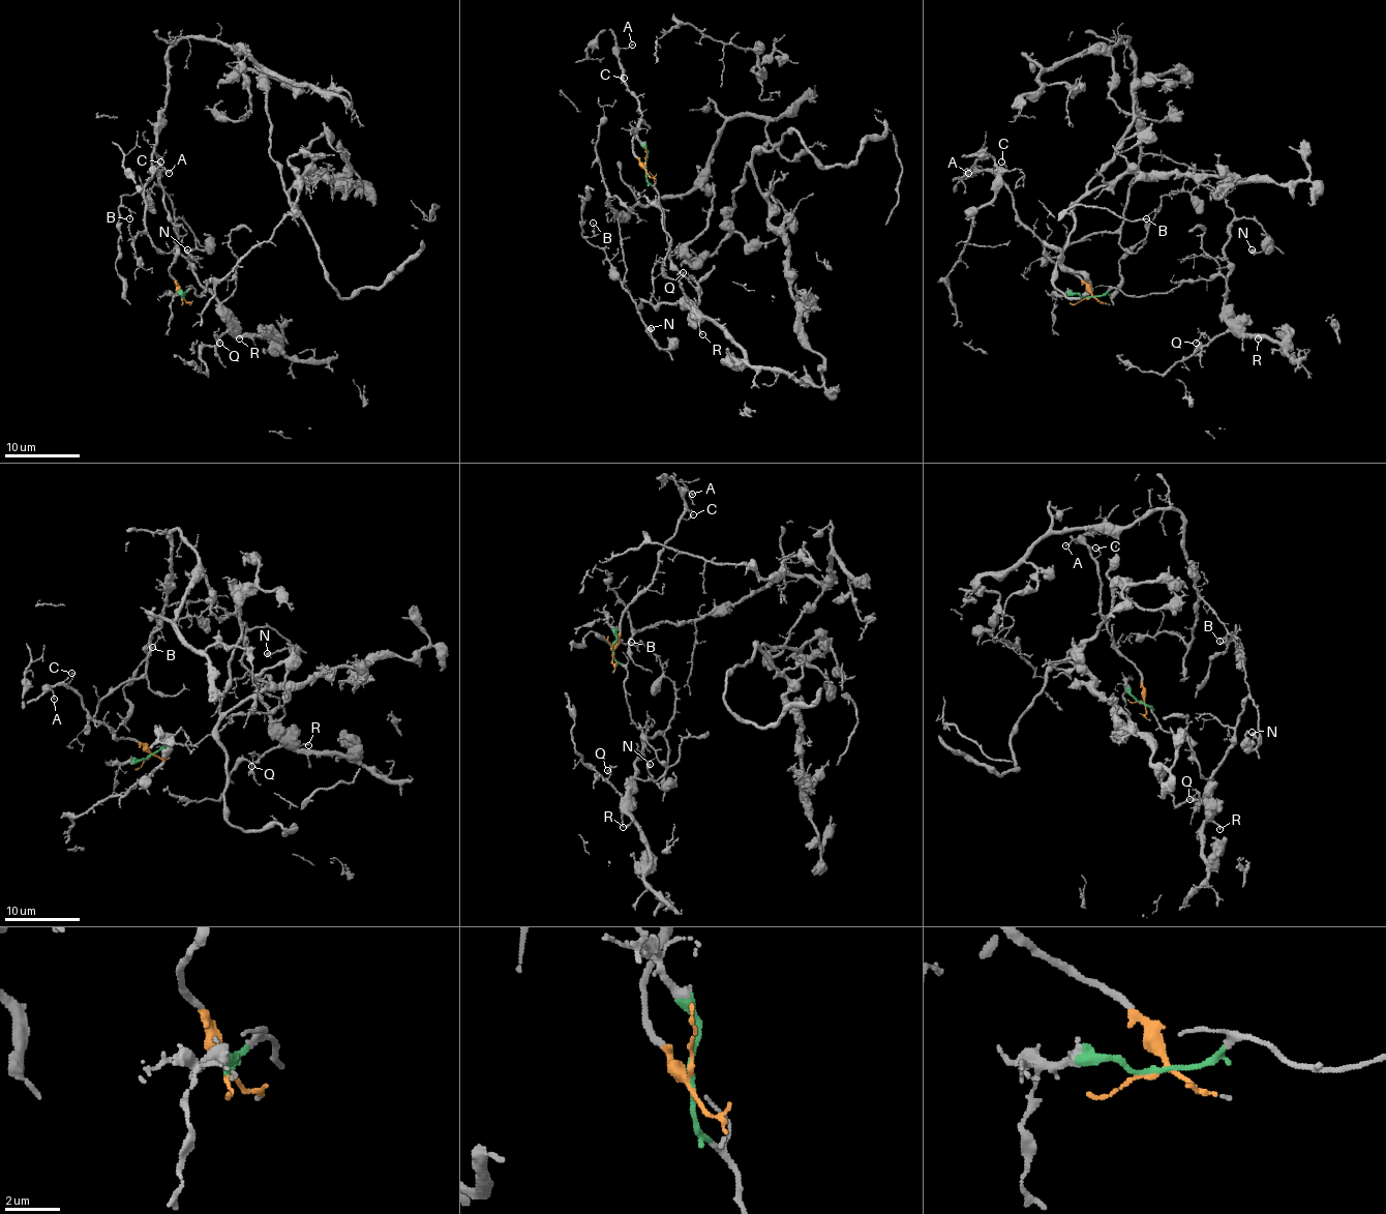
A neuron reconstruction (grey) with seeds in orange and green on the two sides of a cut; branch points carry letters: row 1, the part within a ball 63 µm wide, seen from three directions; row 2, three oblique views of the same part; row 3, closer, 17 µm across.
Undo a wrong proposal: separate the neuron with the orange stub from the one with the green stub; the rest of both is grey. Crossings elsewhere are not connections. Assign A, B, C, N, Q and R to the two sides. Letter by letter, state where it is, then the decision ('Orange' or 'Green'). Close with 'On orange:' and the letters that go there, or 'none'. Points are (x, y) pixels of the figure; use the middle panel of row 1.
A: Place: (632, 45). Orange
B: Place: (593, 223). Green
C: Place: (624, 78). Orange
N: Place: (651, 328). Green
Q: Place: (683, 272). Green
R: Place: (702, 334). Green
On orange: A, C

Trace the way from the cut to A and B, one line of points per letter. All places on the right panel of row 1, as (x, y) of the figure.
A: (1088, 298), (1090, 290), (1058, 266), (1018, 218), (1013, 194), (990, 171), (971, 168), (967, 173)
B: (1088, 298), (1221, 275), (1226, 301), (1234, 211), (1221, 196), (1164, 196), (1147, 218)

